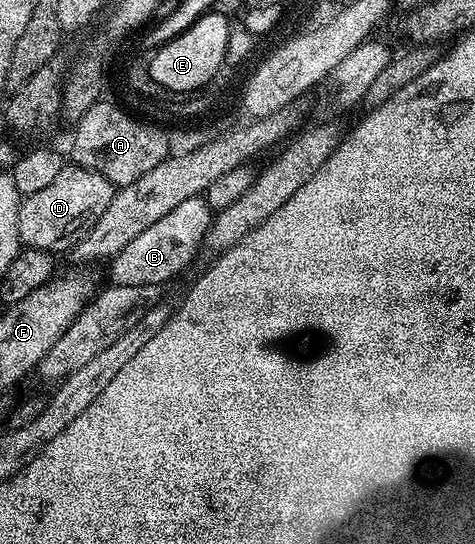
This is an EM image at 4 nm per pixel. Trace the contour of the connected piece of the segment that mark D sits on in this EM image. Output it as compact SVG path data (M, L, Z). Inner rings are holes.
M65 165L47 188L27 195L21 201L18 208L18 236L21 243L34 250L51 251L52 246L79 235L98 216L102 216L113 193L112 182L98 172L87 170L85 166Z

